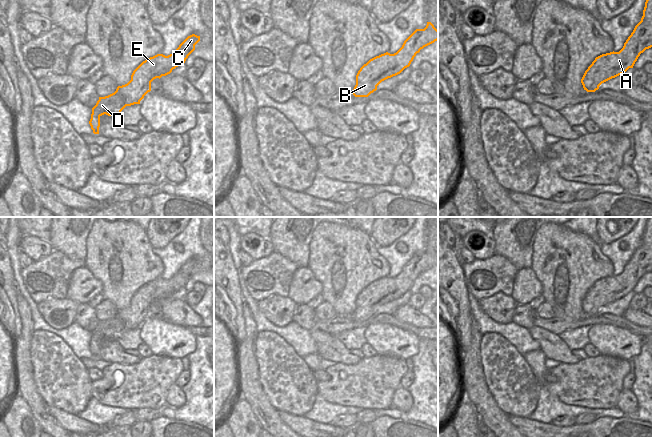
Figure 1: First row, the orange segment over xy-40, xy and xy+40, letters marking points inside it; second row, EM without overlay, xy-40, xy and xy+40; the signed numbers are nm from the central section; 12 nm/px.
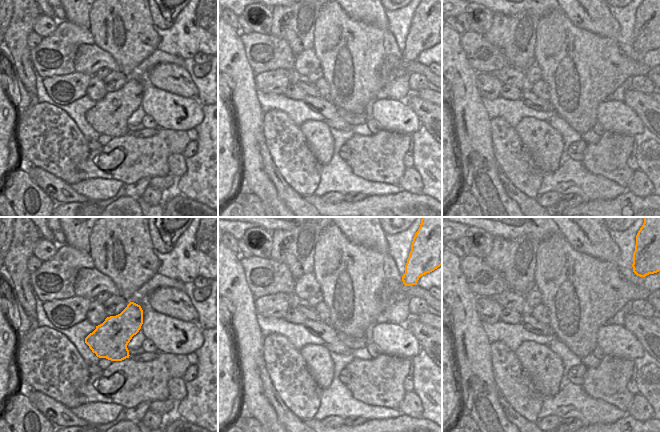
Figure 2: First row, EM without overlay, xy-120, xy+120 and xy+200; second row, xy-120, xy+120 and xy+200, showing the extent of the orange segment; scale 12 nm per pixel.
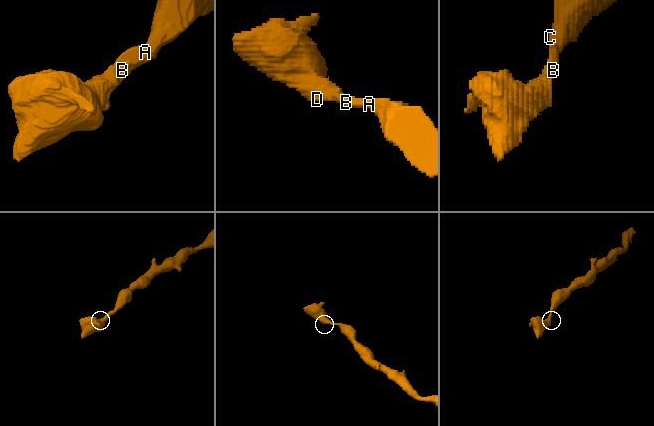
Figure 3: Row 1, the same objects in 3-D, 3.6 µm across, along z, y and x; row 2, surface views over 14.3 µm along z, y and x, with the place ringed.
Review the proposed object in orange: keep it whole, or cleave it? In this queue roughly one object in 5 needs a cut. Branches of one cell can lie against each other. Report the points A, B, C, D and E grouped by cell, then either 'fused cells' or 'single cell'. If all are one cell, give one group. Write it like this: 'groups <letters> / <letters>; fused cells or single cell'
groups A B C D E; single cell

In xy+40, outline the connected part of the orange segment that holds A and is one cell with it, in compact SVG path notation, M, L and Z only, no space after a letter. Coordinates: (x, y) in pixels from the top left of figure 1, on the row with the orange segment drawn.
M646 0L641 21L619 52L602 54L585 71L581 83L587 92L633 68L641 53L652 47L652 0Z

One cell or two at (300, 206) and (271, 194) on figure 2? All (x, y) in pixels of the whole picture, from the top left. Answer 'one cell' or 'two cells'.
two cells

